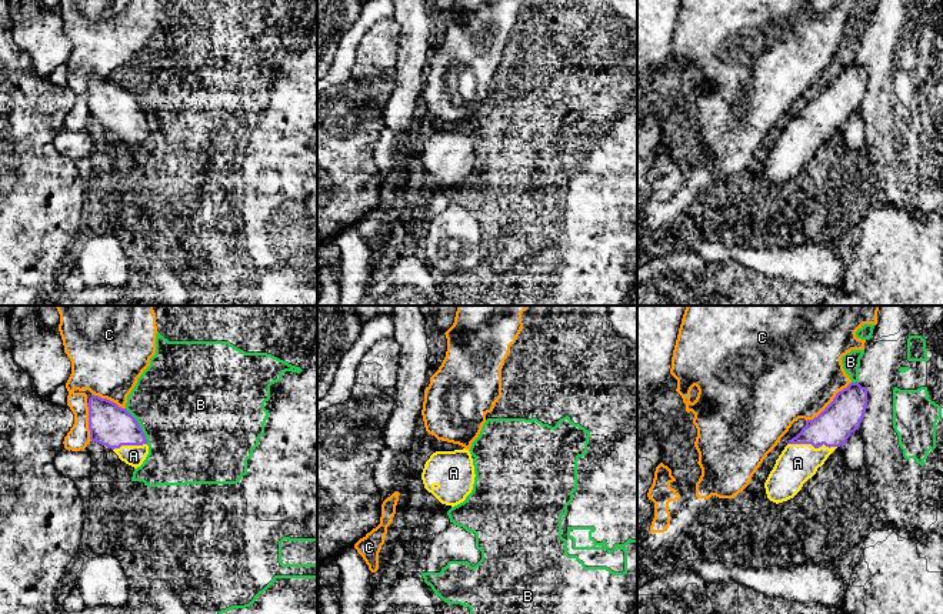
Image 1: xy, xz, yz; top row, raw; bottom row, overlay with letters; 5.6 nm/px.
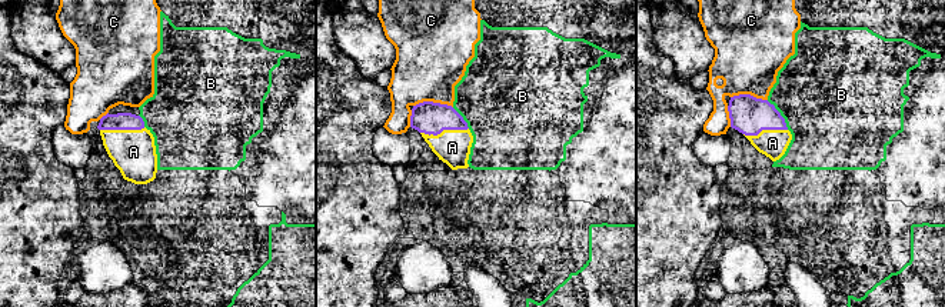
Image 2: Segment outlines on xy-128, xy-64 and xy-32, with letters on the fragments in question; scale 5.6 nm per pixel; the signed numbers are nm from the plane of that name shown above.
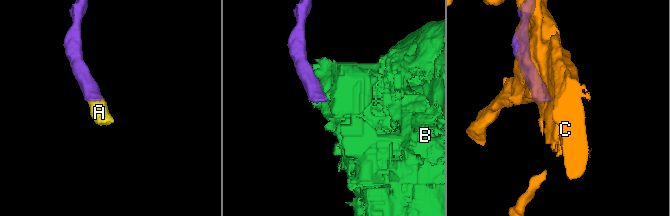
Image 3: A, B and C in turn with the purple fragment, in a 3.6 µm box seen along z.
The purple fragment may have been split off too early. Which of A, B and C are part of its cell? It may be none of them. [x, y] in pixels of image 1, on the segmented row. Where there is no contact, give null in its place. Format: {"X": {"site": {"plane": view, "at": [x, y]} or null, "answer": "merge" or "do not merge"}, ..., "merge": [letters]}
{"A": {"site": {"plane": "yz", "at": [812, 444]}, "answer": "merge"}, "B": {"site": {"plane": "xy", "at": [139, 426]}, "answer": "do not merge"}, "C": {"site": {"plane": "yz", "at": [830, 403]}, "answer": "do not merge"}, "merge": ["A"]}

